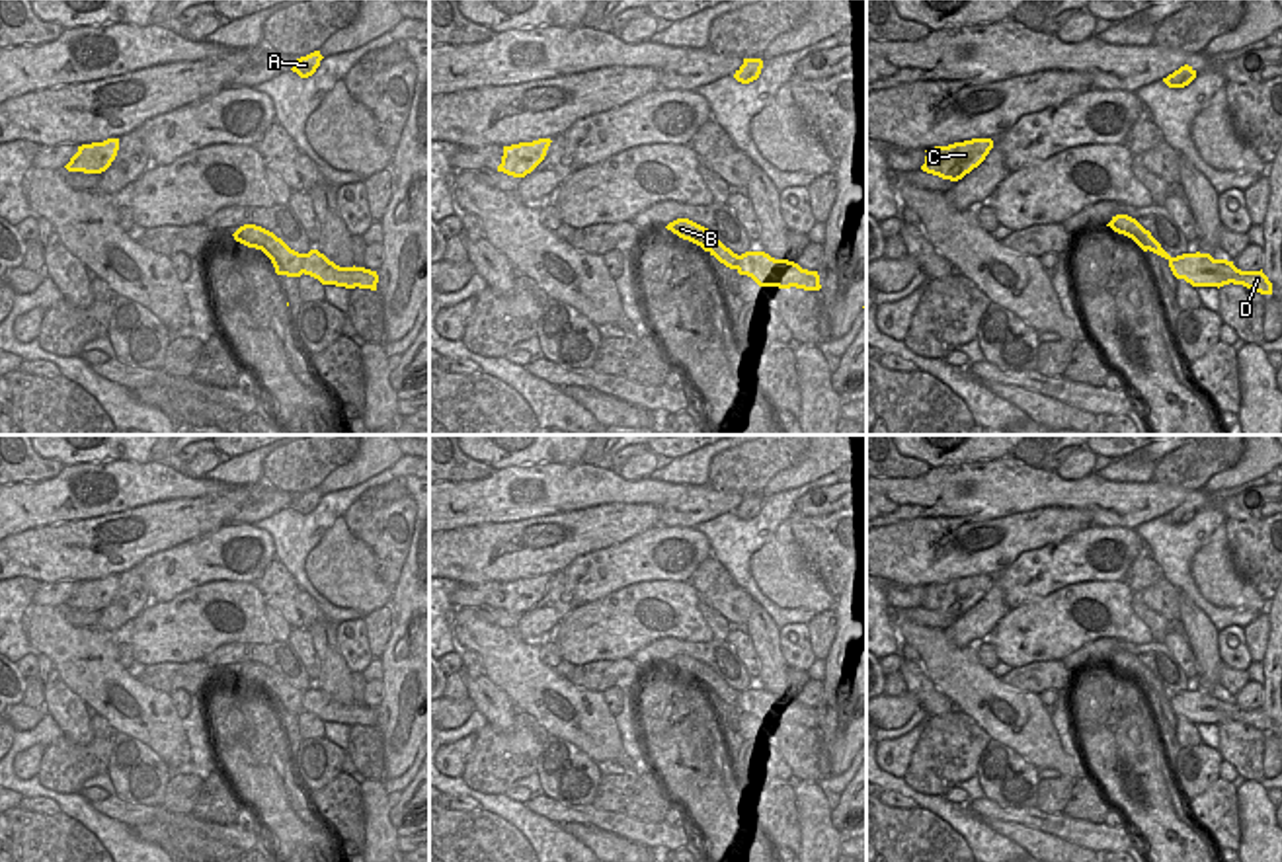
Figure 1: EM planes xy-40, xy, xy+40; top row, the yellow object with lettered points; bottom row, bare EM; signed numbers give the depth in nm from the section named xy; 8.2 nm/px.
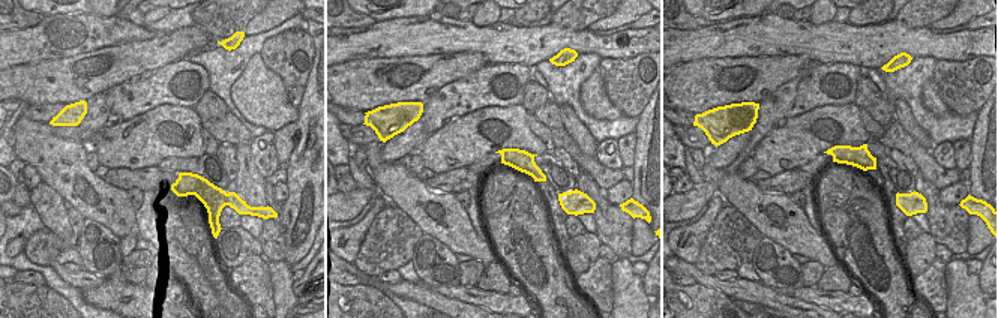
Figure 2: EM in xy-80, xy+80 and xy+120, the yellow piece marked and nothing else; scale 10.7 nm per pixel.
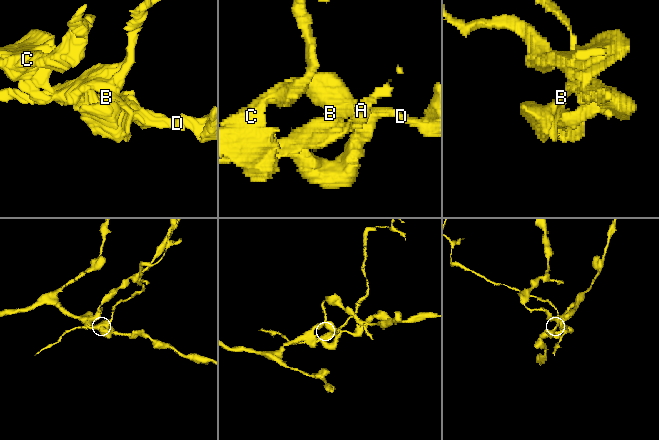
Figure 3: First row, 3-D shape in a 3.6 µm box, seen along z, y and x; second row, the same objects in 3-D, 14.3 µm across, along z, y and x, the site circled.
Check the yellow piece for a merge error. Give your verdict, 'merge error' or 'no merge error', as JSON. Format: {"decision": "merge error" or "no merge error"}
{"decision": "merge error"}

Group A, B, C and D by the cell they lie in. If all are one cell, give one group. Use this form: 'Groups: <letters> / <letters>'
Groups: A B / C D

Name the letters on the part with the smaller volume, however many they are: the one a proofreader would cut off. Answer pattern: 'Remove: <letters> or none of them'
Remove: A, B

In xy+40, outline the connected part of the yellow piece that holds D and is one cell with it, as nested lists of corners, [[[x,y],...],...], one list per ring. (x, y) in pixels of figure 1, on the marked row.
[[[1182,254],[1169,261],[1177,279],[1184,279],[1192,287],[1223,287],[1243,285],[1261,294],[1272,294],[1272,283],[1261,271],[1241,271],[1227,259],[1214,259],[1210,254]]]

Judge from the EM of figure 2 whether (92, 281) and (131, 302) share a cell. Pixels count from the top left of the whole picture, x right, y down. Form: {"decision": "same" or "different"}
{"decision": "different"}

